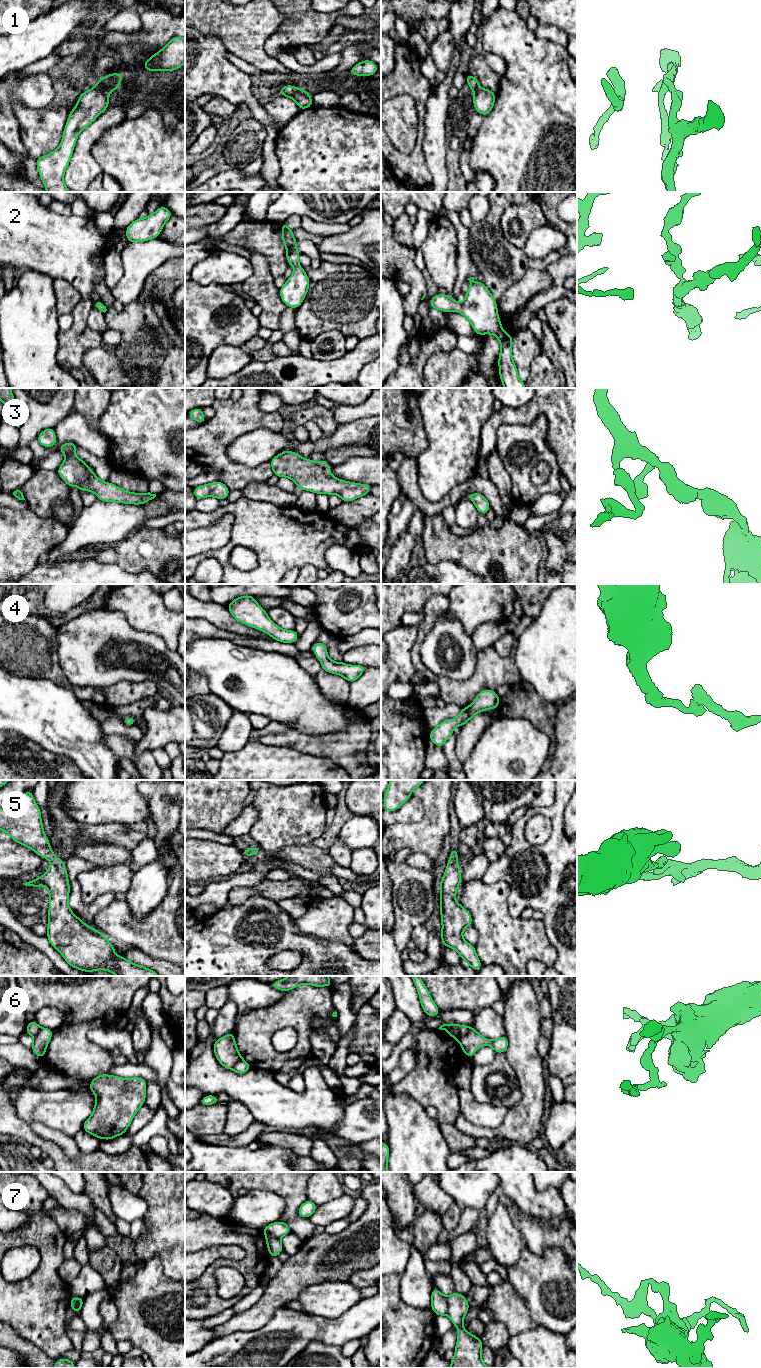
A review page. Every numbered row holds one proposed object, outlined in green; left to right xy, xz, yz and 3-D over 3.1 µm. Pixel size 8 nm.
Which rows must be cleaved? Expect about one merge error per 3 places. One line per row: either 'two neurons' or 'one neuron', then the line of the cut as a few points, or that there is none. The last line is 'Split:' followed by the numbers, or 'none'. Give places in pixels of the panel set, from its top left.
1: one neuron; no cut
2: one neuron; no cut
3: one neuron; no cut
4: one neuron; no cut
5: one neuron; no cut
6: two neurons; cut in yz along (473, 1027), (458, 1040)
7: two neurons; cut in yz along (446, 1297), (447, 1313)
Split: 6, 7

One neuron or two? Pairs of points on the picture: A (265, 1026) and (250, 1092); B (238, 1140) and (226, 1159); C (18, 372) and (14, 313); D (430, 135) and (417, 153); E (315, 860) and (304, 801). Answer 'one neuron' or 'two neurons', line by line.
A: two neurons
B: two neurons
C: one neuron
D: two neurons
E: two neurons

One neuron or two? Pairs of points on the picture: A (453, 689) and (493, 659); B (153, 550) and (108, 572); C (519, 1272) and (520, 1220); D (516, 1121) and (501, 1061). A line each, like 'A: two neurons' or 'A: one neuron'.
A: one neuron
B: two neurons
C: two neurons
D: two neurons

